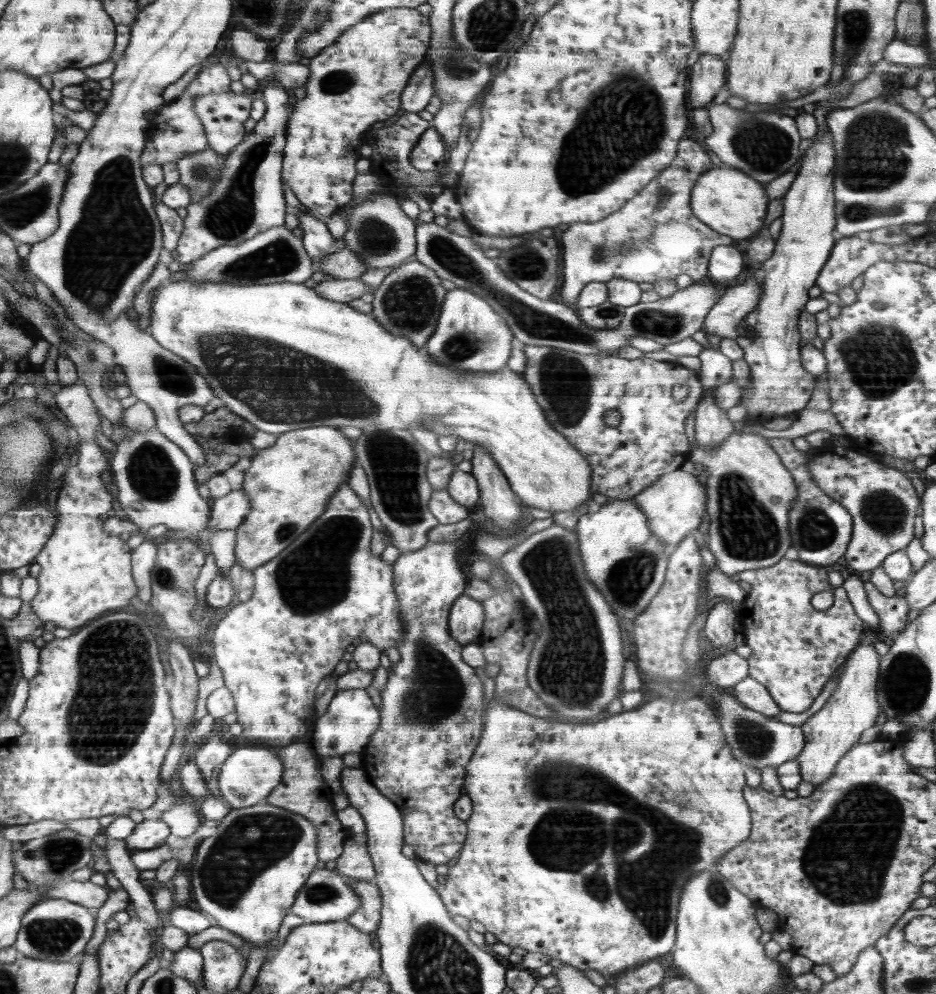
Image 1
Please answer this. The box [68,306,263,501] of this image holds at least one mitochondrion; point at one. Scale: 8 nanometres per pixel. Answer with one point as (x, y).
(179, 380)

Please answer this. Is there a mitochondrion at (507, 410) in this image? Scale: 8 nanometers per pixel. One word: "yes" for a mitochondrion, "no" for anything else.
no

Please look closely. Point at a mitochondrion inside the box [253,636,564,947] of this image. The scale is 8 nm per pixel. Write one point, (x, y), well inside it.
(320, 893)

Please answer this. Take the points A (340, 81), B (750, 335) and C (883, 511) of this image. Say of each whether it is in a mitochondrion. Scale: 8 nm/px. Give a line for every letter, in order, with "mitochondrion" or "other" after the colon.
A: mitochondrion
B: other
C: mitochondrion

